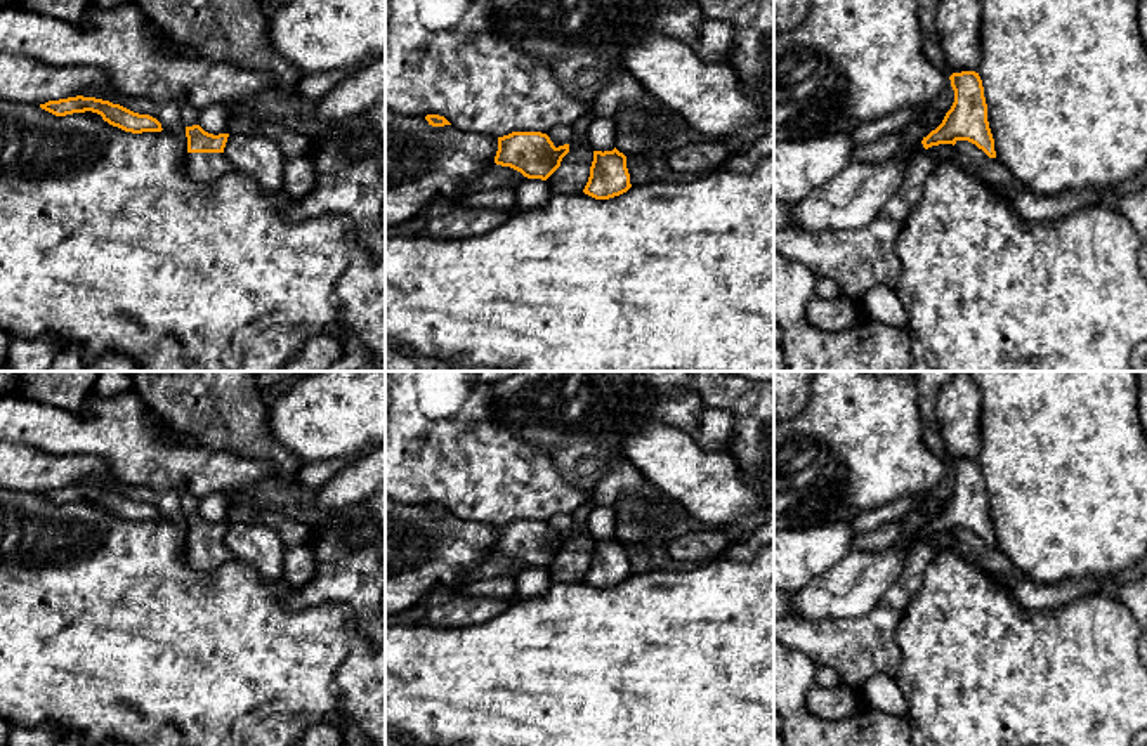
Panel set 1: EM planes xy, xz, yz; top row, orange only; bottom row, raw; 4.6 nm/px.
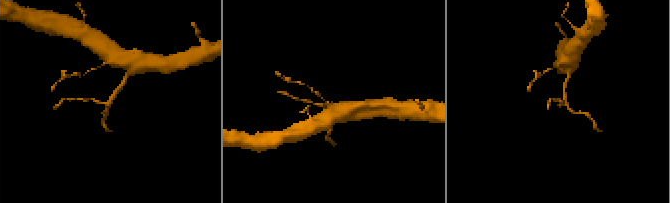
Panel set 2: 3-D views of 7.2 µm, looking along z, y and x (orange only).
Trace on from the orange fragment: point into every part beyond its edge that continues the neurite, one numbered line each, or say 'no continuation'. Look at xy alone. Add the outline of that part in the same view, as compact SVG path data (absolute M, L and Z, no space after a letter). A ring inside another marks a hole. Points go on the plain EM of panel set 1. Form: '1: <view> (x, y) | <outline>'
1: xy (202, 556) | M187 541L187 564L200 573L213 573L234 557L224 541Z

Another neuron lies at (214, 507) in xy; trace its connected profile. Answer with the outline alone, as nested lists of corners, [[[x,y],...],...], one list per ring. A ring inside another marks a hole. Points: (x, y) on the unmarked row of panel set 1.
[[[212,493],[200,500],[198,514],[205,520],[213,522],[213,524],[229,522],[227,514],[229,514],[231,505],[233,503],[226,493]]]

